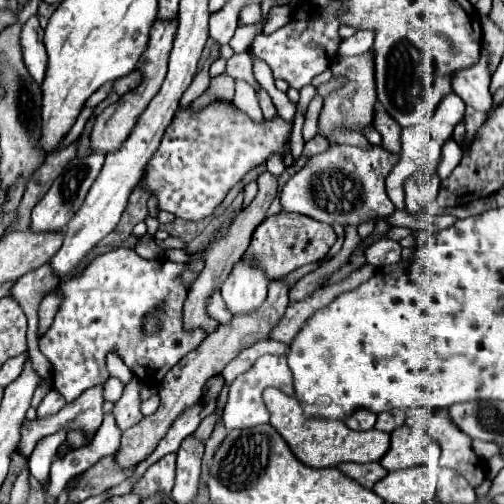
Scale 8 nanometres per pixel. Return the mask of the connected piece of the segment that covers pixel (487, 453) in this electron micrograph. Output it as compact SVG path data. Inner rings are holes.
M473 440L473 452L479 458L483 458L483 460L487 460L487 458L491 458L495 454L501 454L499 448L497 448L497 444L493 444L493 442L481 442L481 440Z

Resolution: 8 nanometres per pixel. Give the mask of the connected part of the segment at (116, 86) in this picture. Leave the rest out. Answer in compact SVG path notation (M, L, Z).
M135 70L135 72L131 72L131 74L127 74L127 76L119 78L119 80L115 80L115 82L113 82L113 90L115 90L119 96L123 96L125 92L133 90L137 84L141 84L141 74L137 74L137 70Z

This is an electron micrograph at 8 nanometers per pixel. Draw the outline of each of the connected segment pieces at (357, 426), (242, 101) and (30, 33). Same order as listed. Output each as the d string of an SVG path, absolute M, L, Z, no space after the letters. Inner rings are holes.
M361 408L361 410L353 412L349 418L345 418L345 424L351 430L371 430L375 426L375 418L377 418L377 414Z
M236 80L235 95L232 102L237 108L245 112L254 122L265 122L256 91L247 82Z
M33 16L21 30L21 46L23 60L27 64L29 74L41 84L47 70L47 50L43 44L43 28L39 26L39 18Z

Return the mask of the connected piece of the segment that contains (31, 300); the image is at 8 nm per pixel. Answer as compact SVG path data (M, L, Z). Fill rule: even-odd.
M43 264L41 268L35 268L29 274L21 276L13 284L13 290L9 292L9 298L13 298L27 316L27 351L29 357L33 358L33 368L37 368L41 378L51 376L51 362L39 350L39 334L37 334L39 316L37 316L37 310L39 310L41 300L57 286L59 286L59 278L53 278L49 264Z

